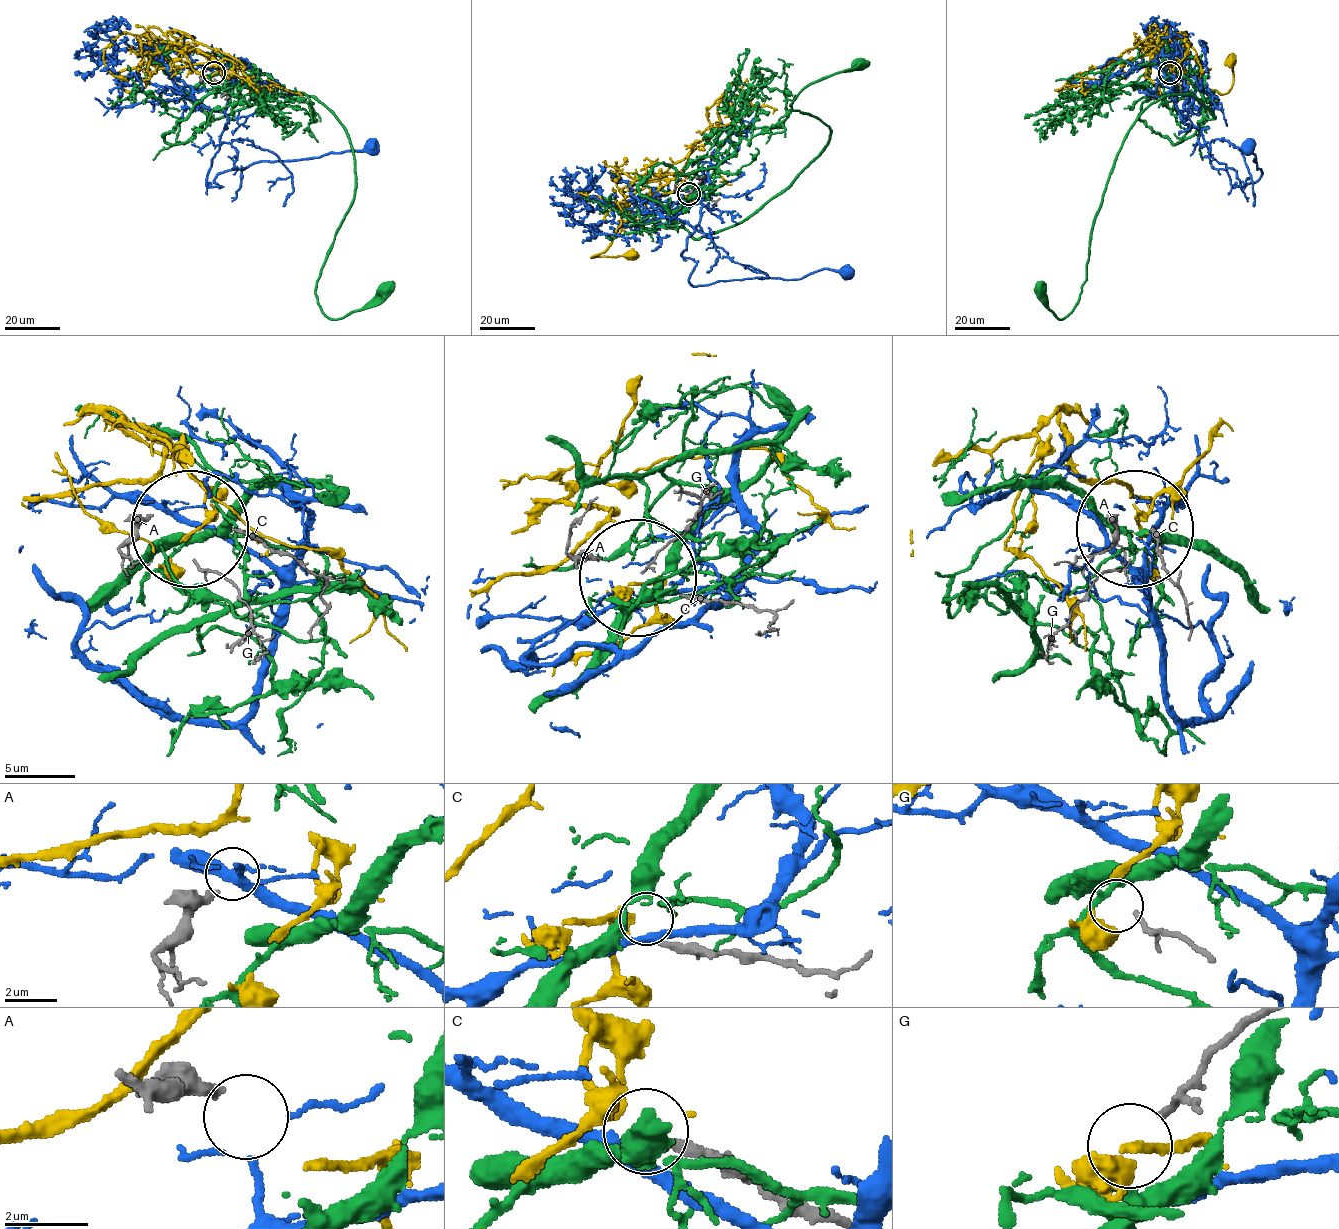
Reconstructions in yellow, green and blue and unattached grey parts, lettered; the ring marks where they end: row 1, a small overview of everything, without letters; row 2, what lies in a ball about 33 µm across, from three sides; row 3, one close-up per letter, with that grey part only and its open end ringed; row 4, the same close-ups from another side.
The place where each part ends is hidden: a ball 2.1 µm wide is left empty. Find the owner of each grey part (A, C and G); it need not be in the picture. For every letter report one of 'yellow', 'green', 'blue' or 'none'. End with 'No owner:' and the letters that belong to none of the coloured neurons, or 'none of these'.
A: blue
C: none
G: green
No owner: C

